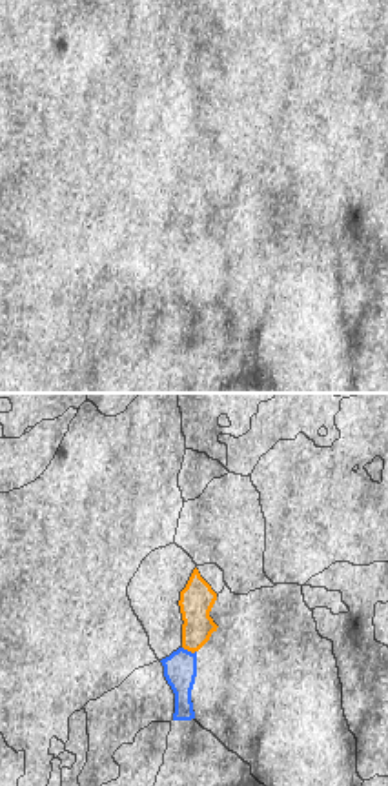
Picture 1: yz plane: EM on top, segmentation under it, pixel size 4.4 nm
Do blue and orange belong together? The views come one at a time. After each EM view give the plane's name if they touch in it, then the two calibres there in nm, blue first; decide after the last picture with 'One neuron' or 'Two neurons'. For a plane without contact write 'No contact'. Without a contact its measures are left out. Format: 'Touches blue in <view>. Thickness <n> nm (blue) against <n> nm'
Touches blue in yz. Thickness 140 nm (blue) against 150 nm.

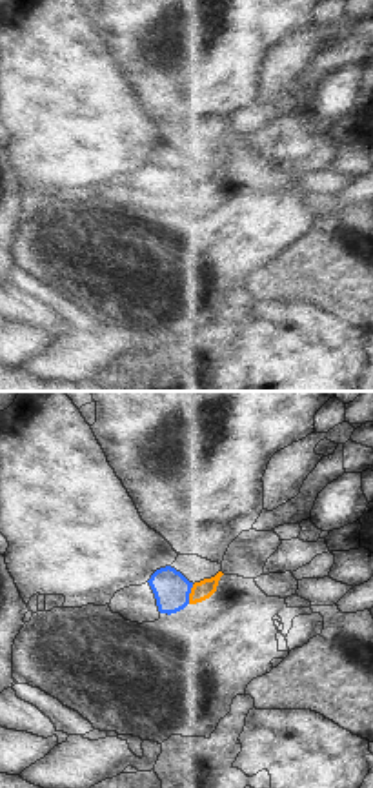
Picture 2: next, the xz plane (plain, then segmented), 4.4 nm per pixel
Touches blue in xz. Thickness 160 nm (blue) against 90 nm.

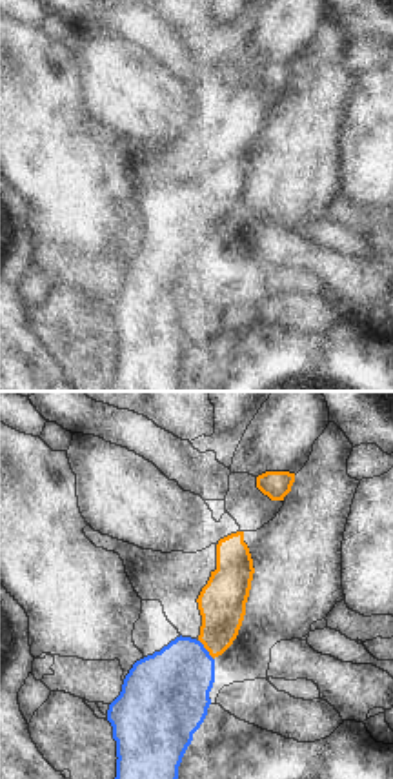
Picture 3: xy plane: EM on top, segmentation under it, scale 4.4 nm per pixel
Touches blue in xy. Thickness 360 nm (blue) against 200 nm.

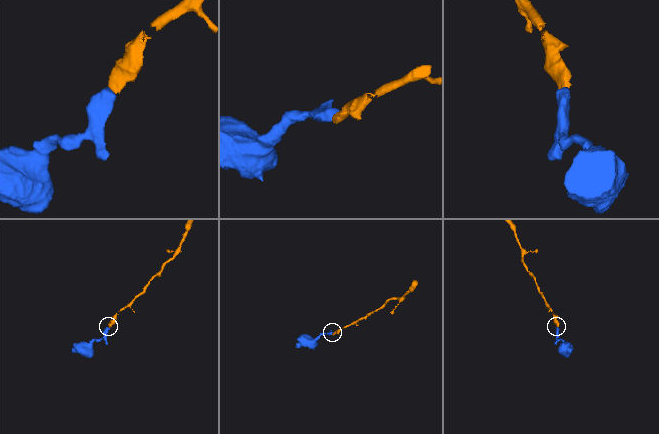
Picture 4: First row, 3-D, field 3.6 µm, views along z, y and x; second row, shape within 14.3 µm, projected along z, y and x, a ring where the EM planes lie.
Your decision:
One neuron.

